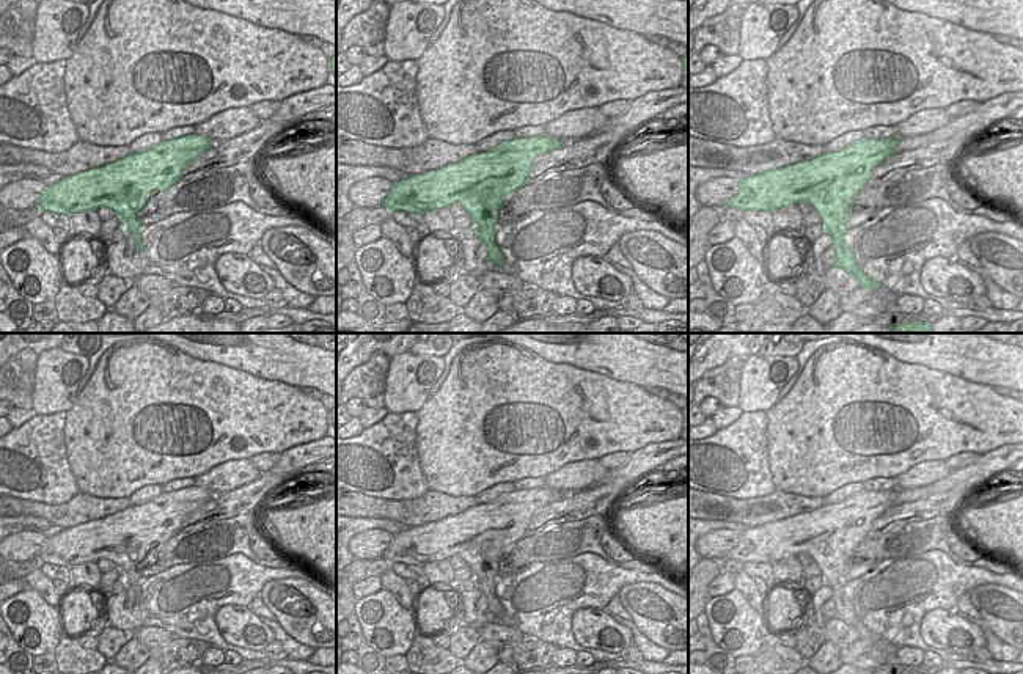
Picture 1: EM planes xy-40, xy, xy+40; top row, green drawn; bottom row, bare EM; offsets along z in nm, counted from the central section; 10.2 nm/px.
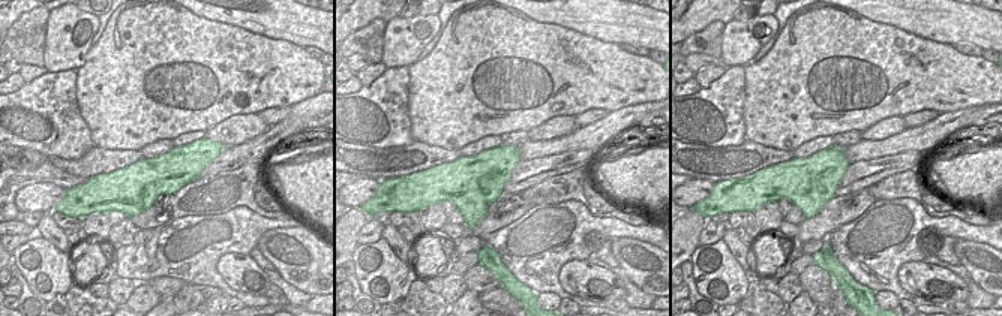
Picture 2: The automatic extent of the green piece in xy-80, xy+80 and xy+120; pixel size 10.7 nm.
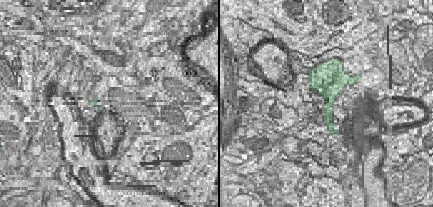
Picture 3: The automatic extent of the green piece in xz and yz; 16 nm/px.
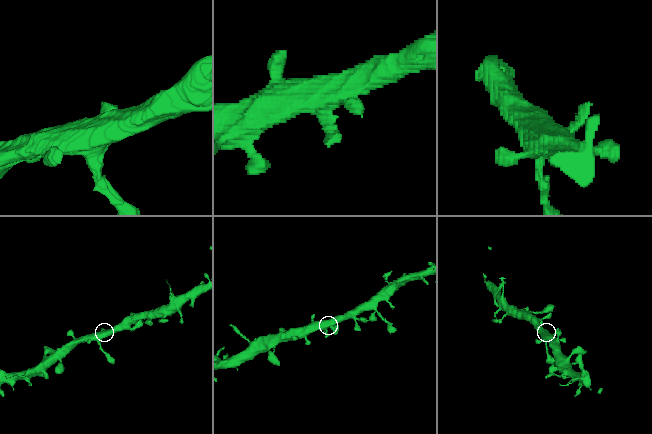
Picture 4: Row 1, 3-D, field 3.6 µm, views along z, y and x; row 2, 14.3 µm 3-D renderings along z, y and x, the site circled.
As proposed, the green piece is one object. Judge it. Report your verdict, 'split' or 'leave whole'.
leave whole

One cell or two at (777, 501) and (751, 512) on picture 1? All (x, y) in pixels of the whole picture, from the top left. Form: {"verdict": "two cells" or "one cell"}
{"verdict": "one cell"}

